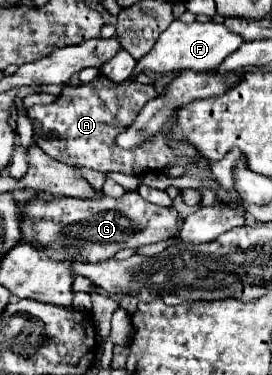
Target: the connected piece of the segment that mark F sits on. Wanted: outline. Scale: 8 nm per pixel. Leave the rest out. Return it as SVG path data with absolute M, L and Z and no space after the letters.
M175 20L169 24L169 28L159 36L159 40L155 42L155 48L143 56L143 60L137 62L137 68L141 72L149 70L149 72L157 72L157 74L165 74L165 72L177 72L177 70L217 70L219 64L233 54L245 40L235 34L233 30L229 30L225 24L217 24L217 22L191 22L185 24L181 20Z

